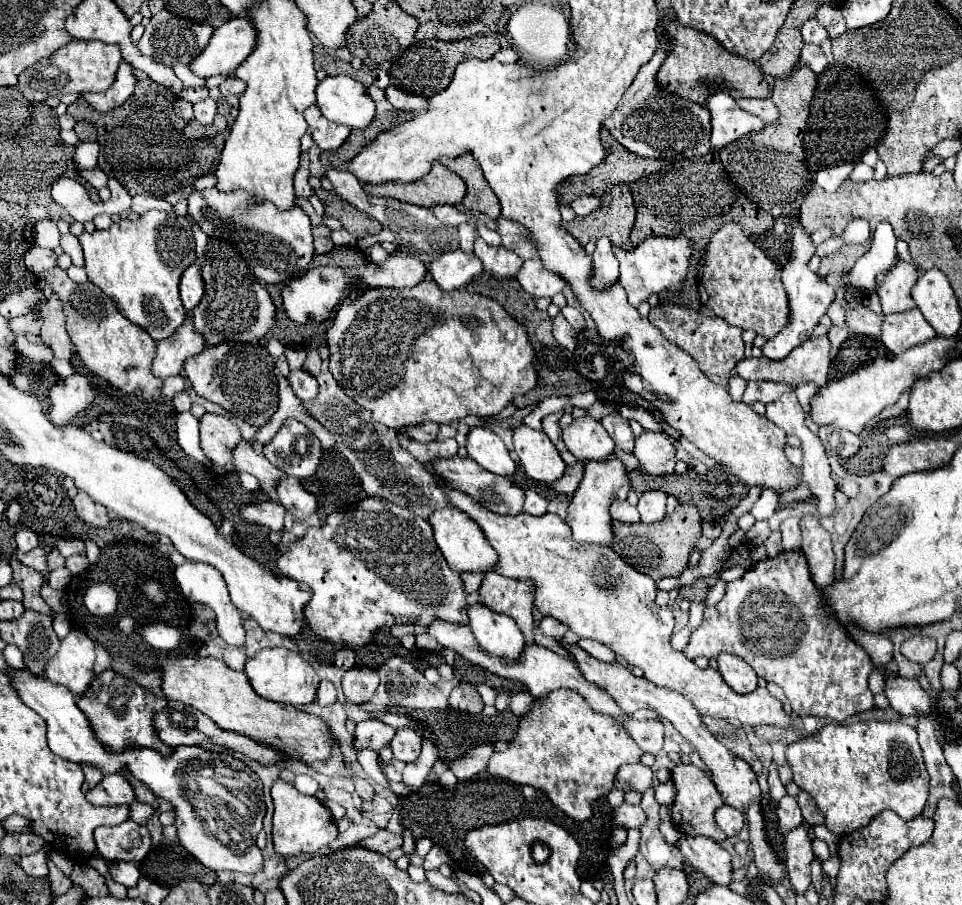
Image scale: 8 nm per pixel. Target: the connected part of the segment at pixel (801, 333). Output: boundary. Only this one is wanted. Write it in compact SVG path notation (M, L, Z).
M800 220L794 222L792 226L792 252L790 252L790 260L782 270L784 276L784 288L788 292L788 300L790 300L790 314L792 314L792 322L788 328L784 328L778 336L766 340L766 344L762 346L762 354L770 360L782 360L786 358L796 346L800 346L802 342L806 342L814 330L814 326L818 324L818 320L826 314L830 302L834 300L834 288L830 288L826 284L824 278L820 278L816 272L812 272L808 268L808 260L814 256L814 242L810 240L808 232L804 230L804 226L800 224Z

